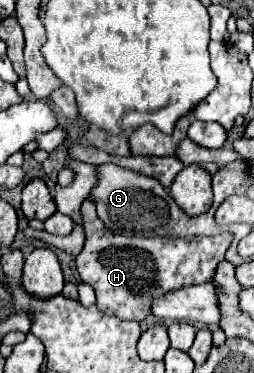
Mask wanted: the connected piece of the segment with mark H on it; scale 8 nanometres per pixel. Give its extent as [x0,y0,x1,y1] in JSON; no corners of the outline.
[76,200,232,322]

